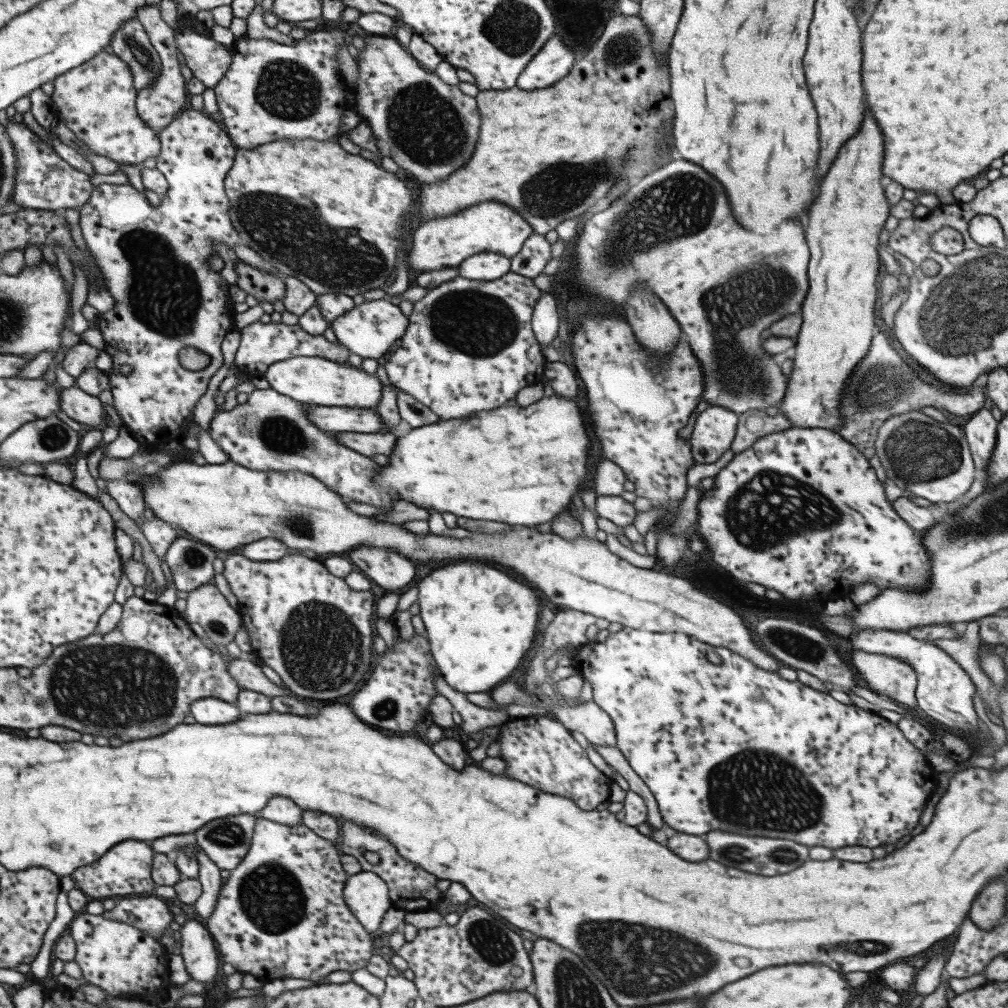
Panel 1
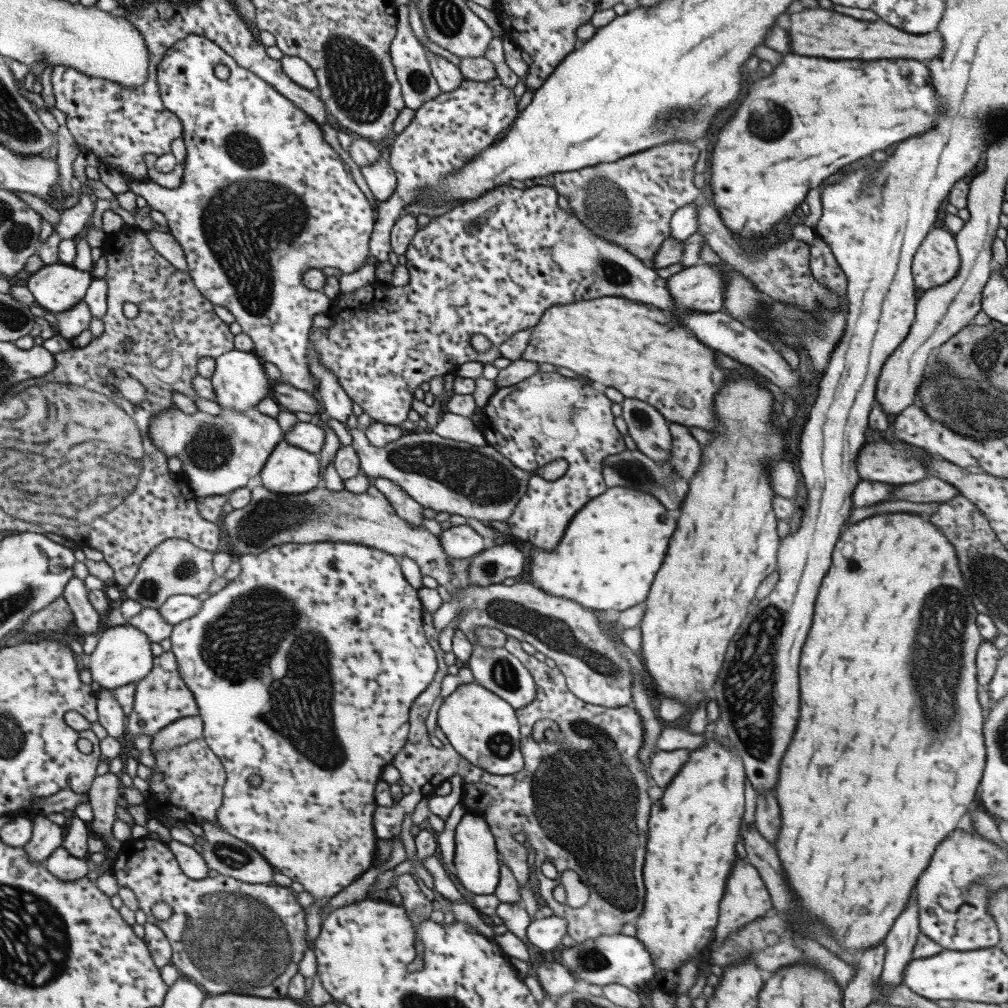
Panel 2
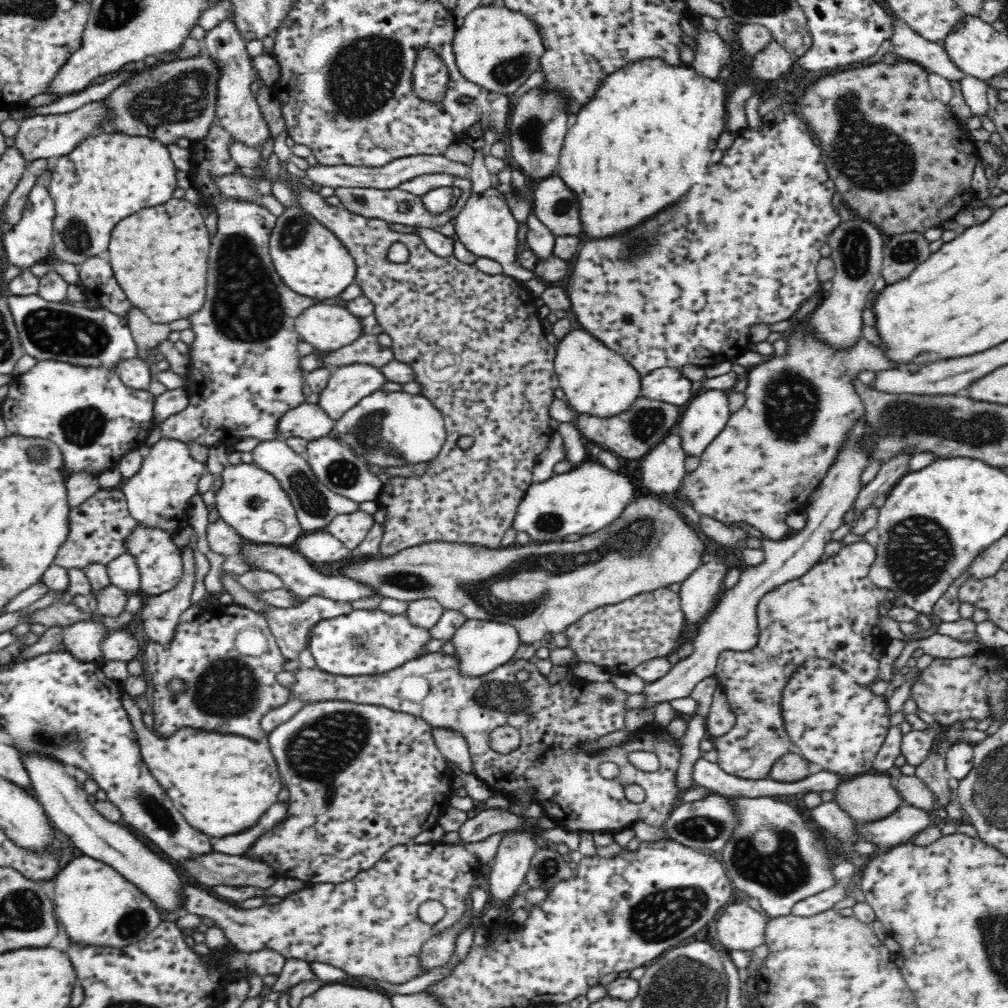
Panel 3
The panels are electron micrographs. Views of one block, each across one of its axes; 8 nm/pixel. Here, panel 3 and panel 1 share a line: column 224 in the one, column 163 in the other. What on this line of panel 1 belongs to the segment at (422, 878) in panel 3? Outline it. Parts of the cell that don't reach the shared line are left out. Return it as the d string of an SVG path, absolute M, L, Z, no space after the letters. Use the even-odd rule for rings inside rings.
M148 896L116 898L113 908L100 915L129 924L159 940L160 936L169 932L168 926L173 914L169 912L167 901L157 896Z

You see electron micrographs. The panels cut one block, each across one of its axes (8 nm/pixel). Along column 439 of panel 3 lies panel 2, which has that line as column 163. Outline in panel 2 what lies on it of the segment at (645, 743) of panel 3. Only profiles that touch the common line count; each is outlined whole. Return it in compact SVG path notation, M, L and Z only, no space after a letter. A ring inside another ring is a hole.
M168 651L153 657L151 671L135 682L132 709L126 716L125 728L133 736L147 735L151 738L160 728L166 727L174 720L197 714L198 708L193 695L181 680L175 658Z

